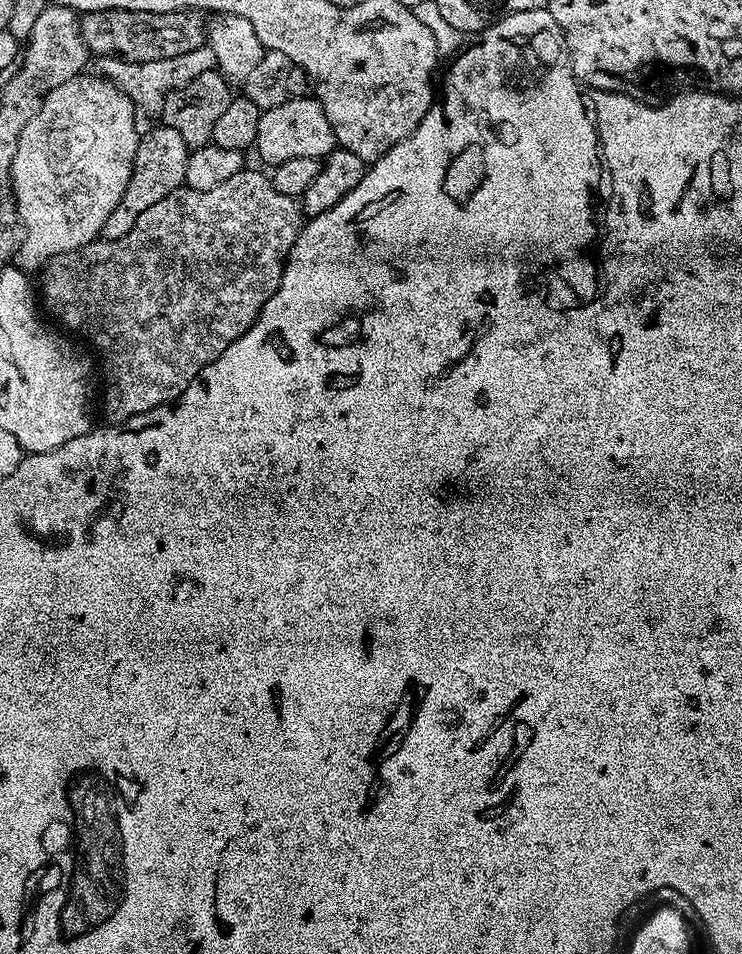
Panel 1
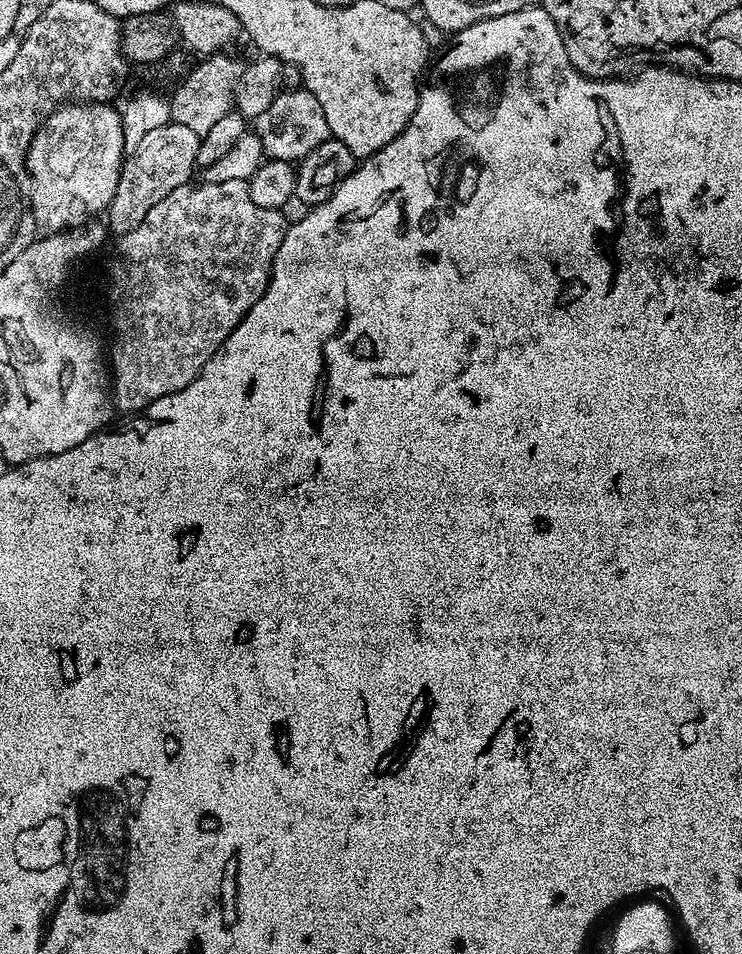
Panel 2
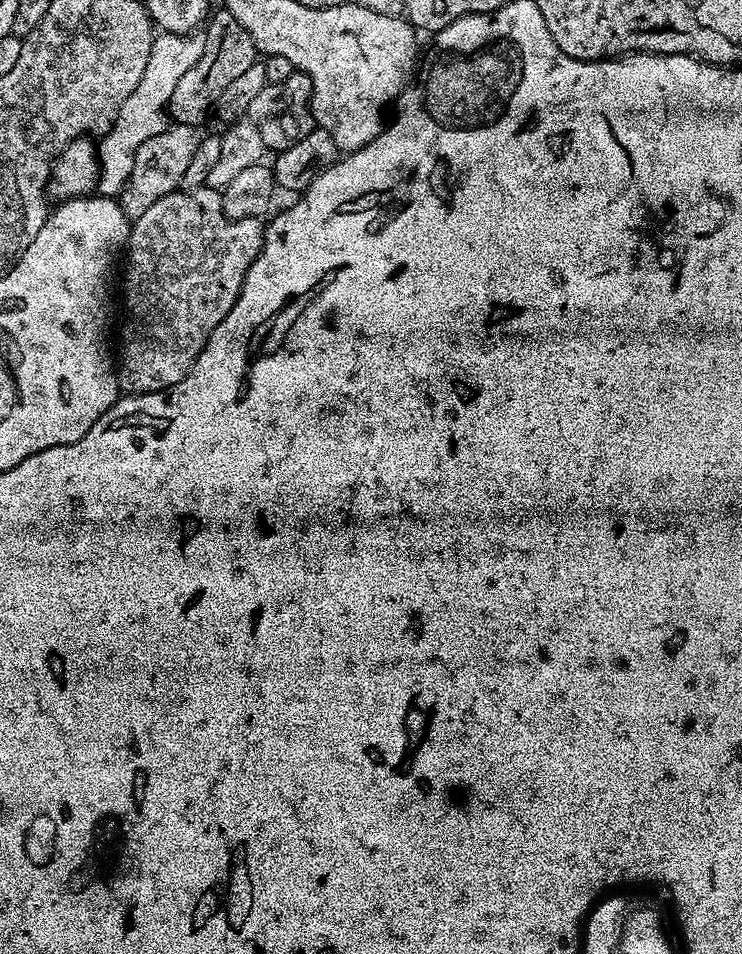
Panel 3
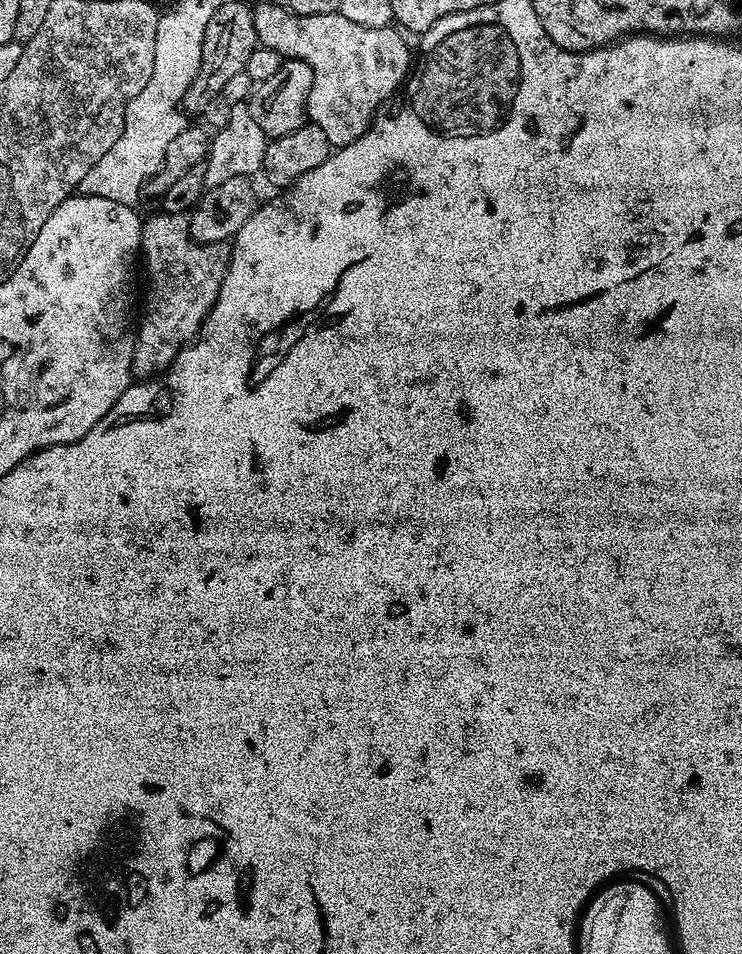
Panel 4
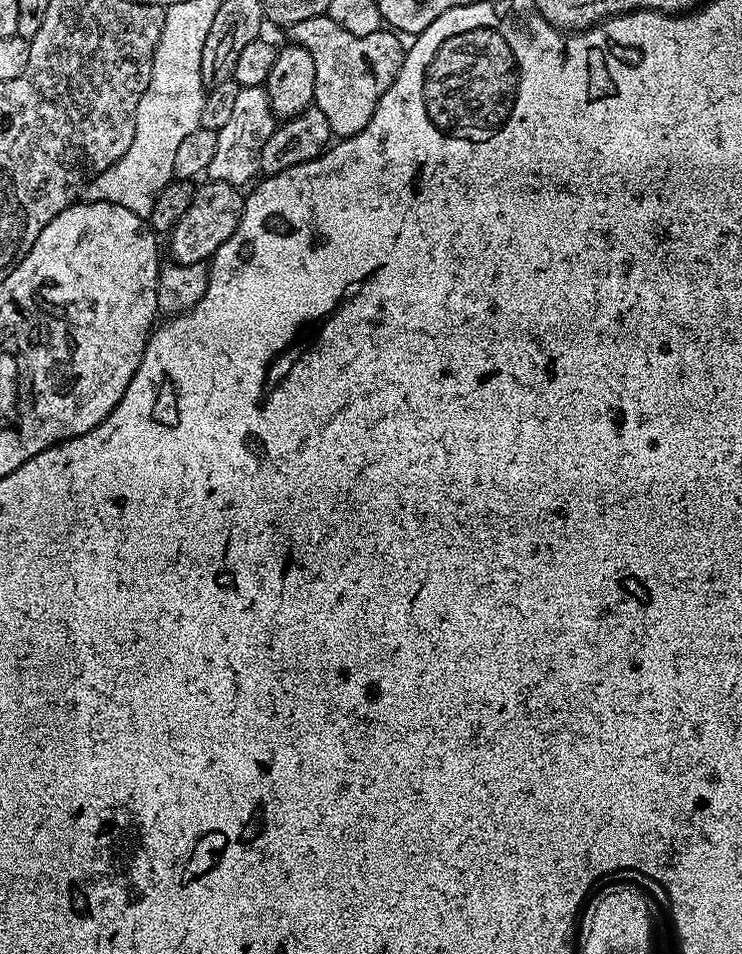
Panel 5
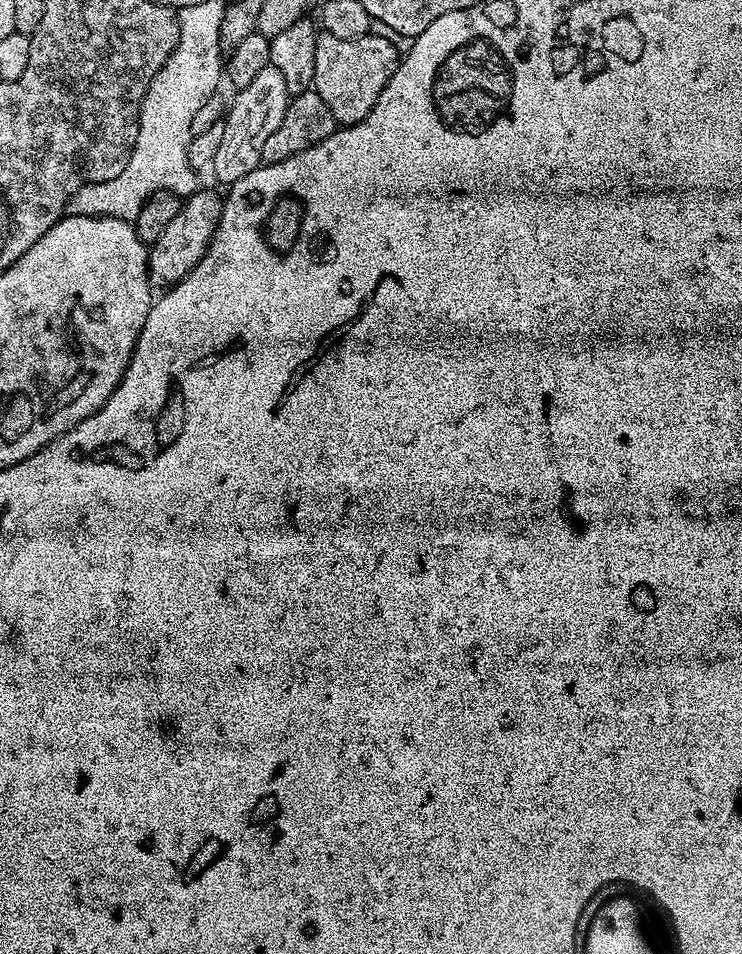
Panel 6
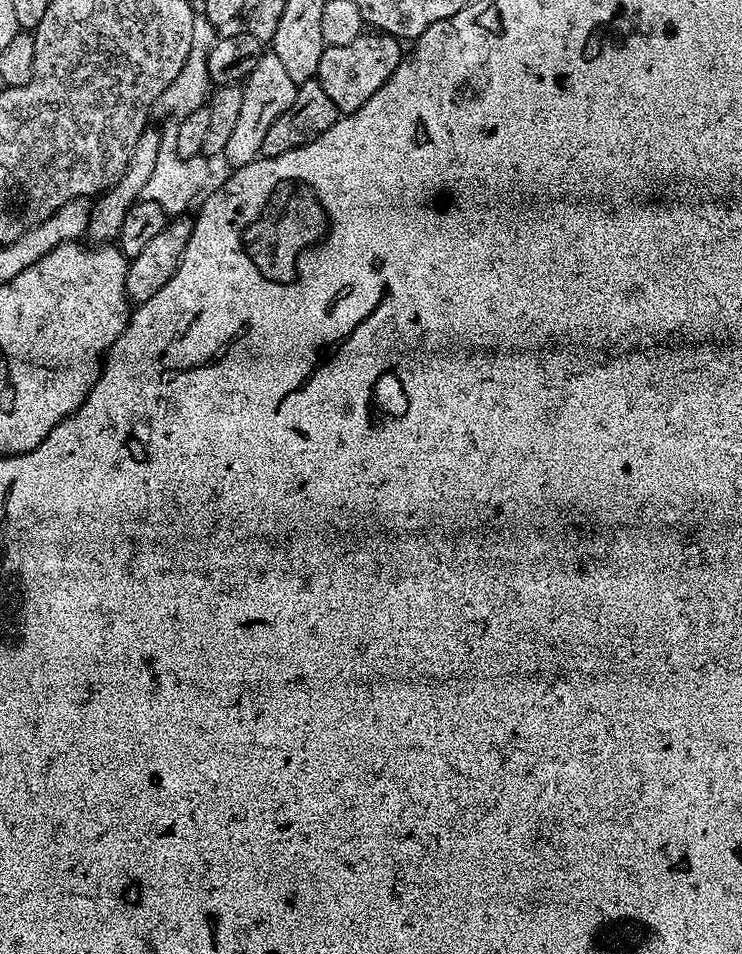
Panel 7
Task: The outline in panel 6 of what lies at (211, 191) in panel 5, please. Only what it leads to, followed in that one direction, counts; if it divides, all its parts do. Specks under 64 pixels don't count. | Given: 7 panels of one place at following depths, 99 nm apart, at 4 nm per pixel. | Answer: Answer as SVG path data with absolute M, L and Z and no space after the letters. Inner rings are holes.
M203 190L193 192L181 203L178 215L166 225L166 231L148 250L148 278L157 289L164 290L178 283L190 270L194 270L194 266L198 266L218 230L223 209L221 193Z

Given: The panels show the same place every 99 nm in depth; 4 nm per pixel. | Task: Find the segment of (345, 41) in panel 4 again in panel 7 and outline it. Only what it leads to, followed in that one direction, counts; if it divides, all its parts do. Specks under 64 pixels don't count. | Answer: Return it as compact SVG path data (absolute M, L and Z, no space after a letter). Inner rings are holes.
M362 34L347 46L327 46L318 62L316 79L342 114L358 110L394 74L402 59L401 41L387 34Z

